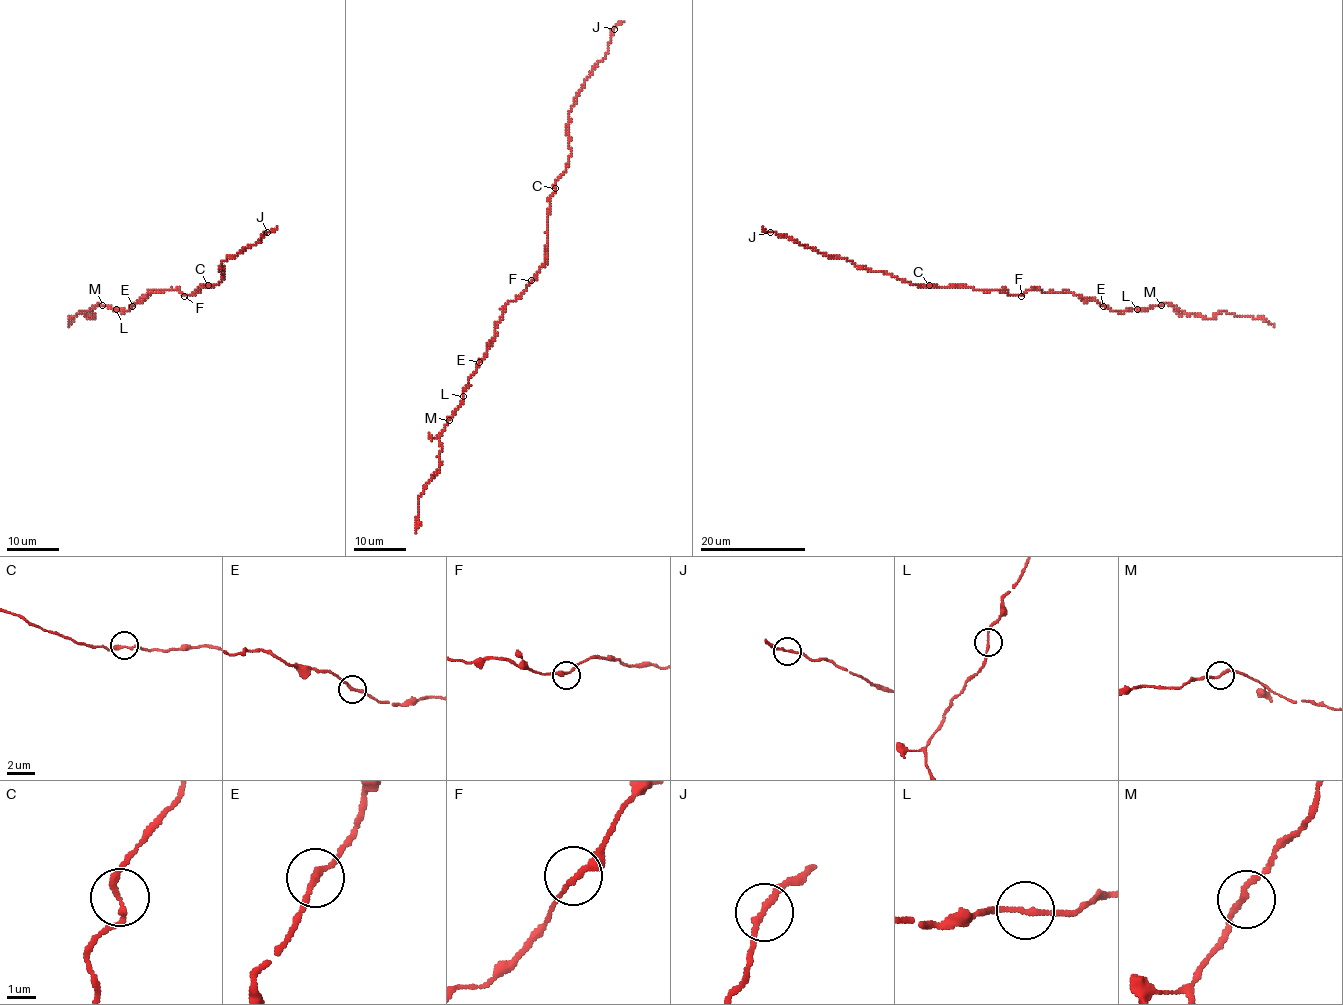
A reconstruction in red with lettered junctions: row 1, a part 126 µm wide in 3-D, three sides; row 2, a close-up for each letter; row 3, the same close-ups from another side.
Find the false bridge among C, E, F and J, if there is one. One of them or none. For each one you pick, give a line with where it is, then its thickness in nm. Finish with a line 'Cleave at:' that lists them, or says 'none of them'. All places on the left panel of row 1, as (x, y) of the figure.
Cleave at: none of them

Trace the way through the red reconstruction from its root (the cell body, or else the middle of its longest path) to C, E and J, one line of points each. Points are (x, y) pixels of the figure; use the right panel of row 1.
C: (1021, 294), (1008, 294), (995, 289), (977, 290), (960, 285), (929, 285)
E: (1021, 294), (1031, 289), (1072, 292), (1082, 298), (1098, 301), (1103, 306)
J: (1021, 294), (960, 285), (912, 285), (770, 232)

